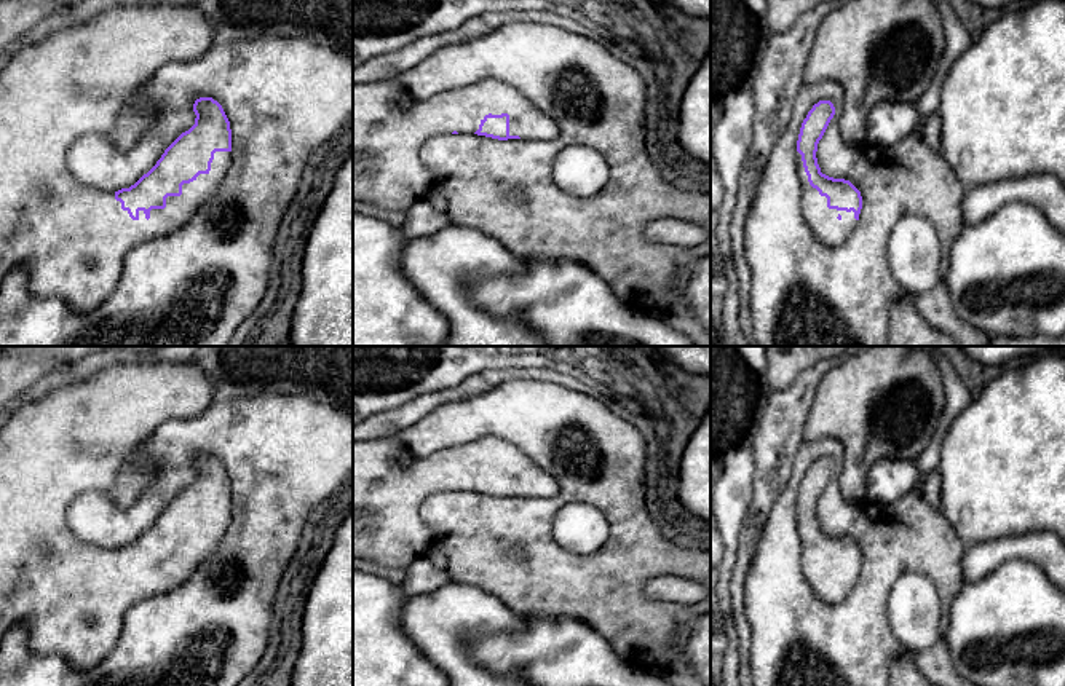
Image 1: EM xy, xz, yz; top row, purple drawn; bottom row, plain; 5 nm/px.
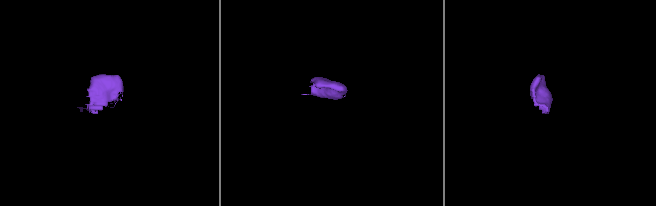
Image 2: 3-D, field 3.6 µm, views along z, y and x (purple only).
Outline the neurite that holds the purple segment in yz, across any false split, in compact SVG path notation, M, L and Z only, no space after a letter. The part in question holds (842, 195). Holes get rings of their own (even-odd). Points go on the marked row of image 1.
M819 101L802 123L797 168L802 183L802 214L814 236L830 247L841 246L854 231L862 209L861 191L845 179L821 172L816 152L835 107Z

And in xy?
M144 0L139 5L109 6L85 22L59 29L42 38L40 41L21 48L5 64L5 69L0 72L0 287L13 268L26 266L29 270L27 287L34 295L59 297L75 311L93 311L101 303L104 303L117 289L123 271L123 257L128 250L152 238L169 235L179 230L182 225L187 225L193 219L195 212L203 206L203 203L216 193L232 164L230 121L222 105L212 97L200 97L195 101L195 124L188 131L182 132L164 150L156 164L129 188L121 188L115 193L109 193L77 182L67 169L65 155L75 140L88 134L107 136L117 147L123 150L131 147L153 121L152 105L141 105L136 101L134 93L142 85L145 85L164 64L195 61L203 56L212 45L214 26L206 18L204 11L198 6L192 3L177 6Z

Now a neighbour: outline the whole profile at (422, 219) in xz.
M422 199L406 211L401 231L407 239L414 239L417 236L430 236L449 225L450 219L445 212L436 211L430 203Z

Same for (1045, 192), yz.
M1052 174L1003 179L966 190L961 201L964 225L977 225L1014 201L1035 206L1065 235L1065 185Z

